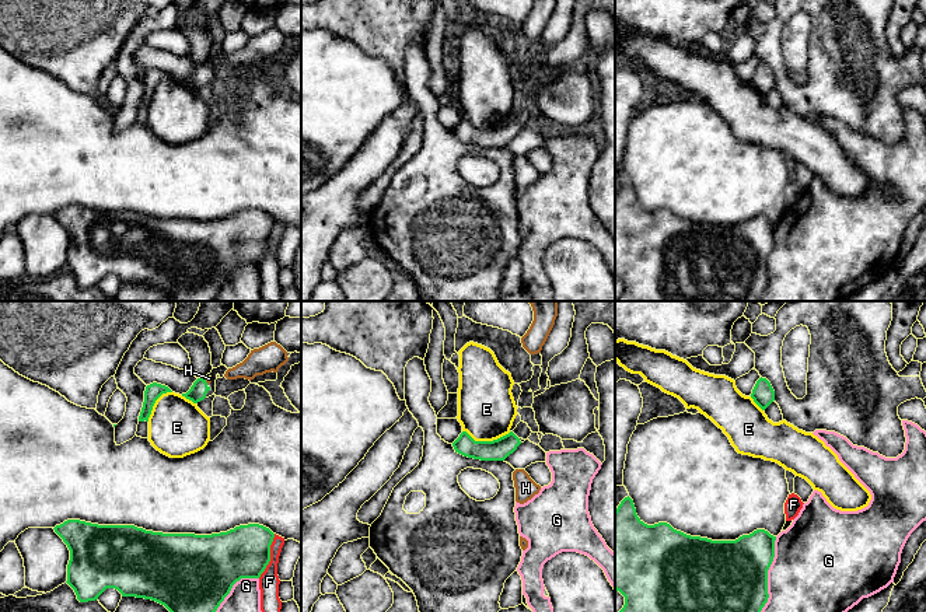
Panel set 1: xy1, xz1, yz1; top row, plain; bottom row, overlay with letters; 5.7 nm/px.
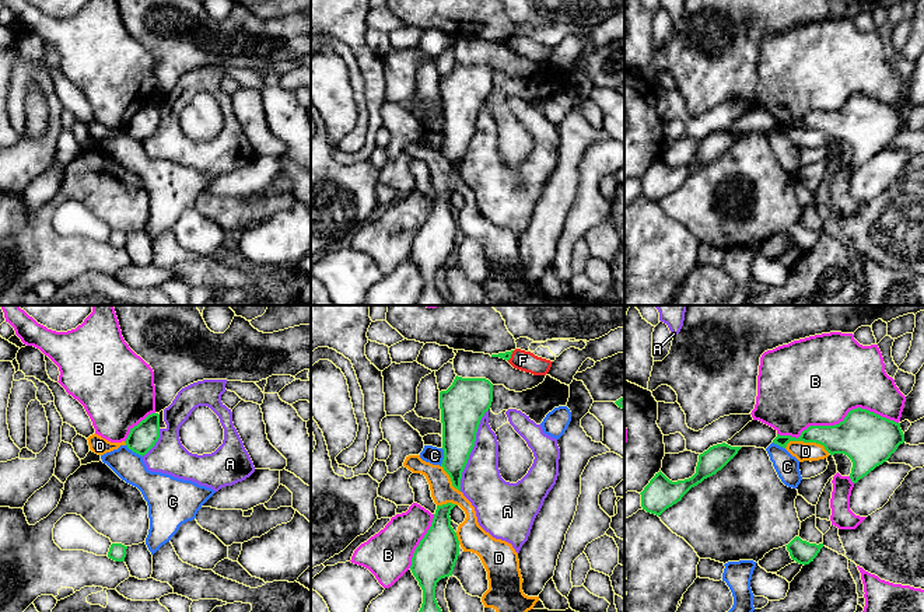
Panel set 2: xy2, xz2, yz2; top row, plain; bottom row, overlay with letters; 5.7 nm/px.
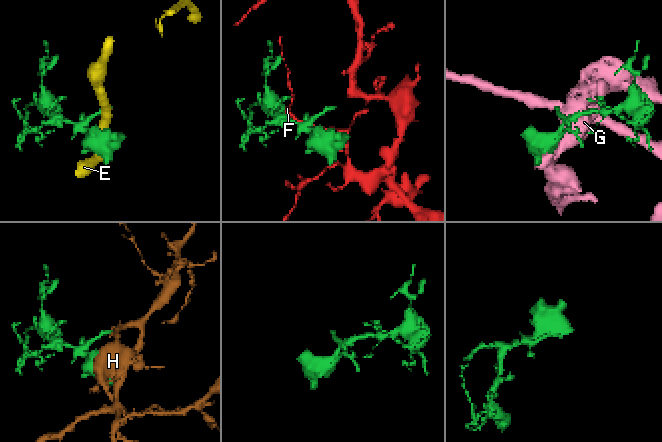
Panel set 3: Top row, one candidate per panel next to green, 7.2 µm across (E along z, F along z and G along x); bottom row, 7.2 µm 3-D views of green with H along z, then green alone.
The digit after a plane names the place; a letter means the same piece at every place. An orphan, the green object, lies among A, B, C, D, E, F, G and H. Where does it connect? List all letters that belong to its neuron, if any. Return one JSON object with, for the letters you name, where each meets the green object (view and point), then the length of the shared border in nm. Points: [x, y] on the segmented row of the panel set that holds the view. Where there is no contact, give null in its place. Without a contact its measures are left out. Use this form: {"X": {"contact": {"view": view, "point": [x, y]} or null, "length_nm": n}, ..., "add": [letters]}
{"H": {"contact": {"view": "xy1", "point": [205, 381]}, "length_nm": 30}, "add": ["H"]}

